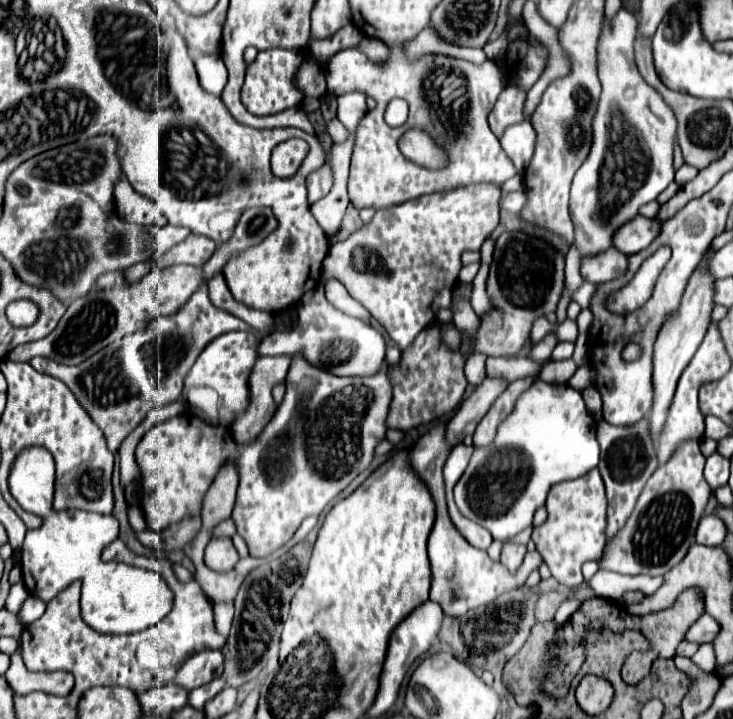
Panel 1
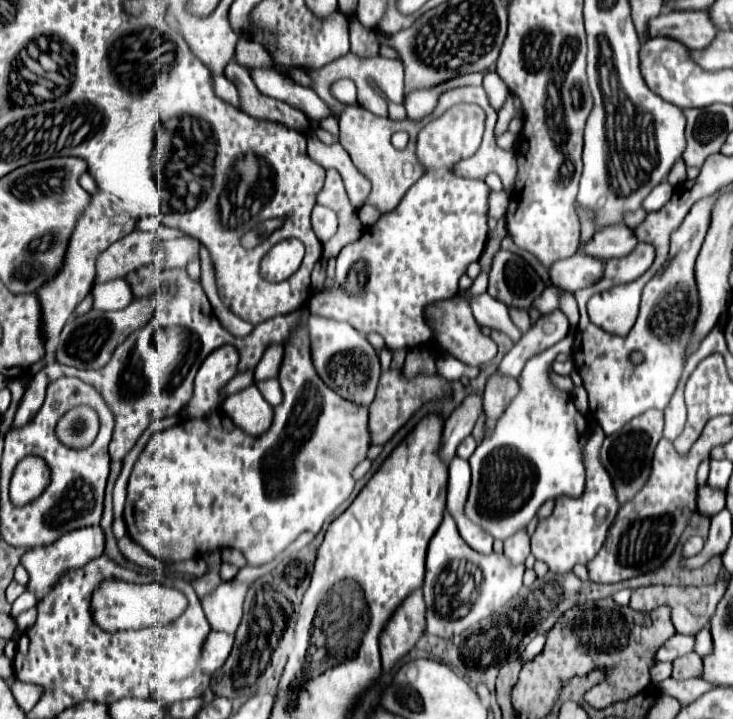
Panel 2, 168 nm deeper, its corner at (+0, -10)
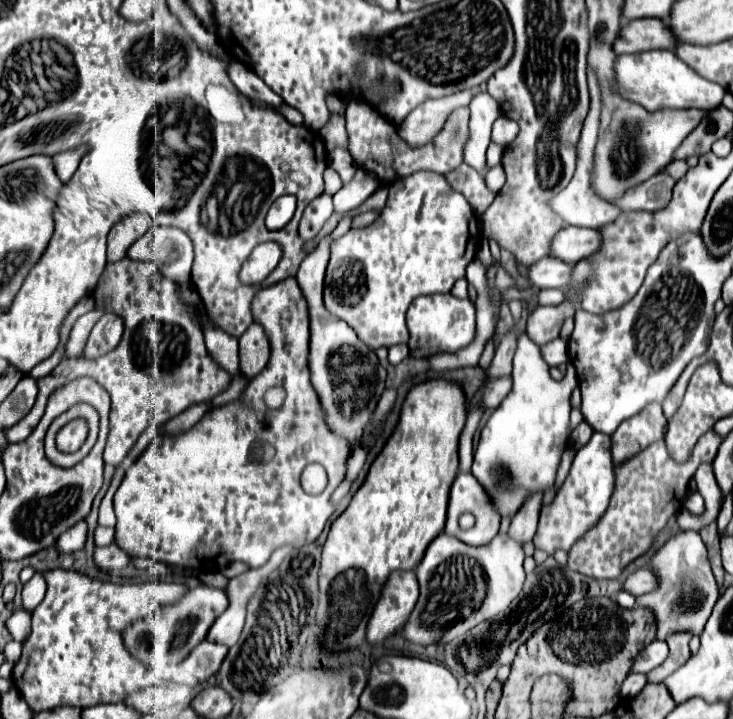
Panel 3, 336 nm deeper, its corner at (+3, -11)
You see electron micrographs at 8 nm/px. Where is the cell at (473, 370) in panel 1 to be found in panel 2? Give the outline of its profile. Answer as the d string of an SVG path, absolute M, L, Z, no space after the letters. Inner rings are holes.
M479 261L479 263L481 263L483 273L473 281L473 285L465 293L459 293L459 295L455 295L451 299L445 299L445 301L431 303L423 311L425 321L433 331L433 341L437 343L437 347L441 351L453 355L455 359L459 359L459 361L463 361L467 365L473 365L473 367L479 367L479 365L491 361L495 357L495 353L497 353L497 345L491 341L491 337L485 337L481 333L481 327L477 325L477 321L475 321L475 317L471 313L471 307L469 307L471 295L487 291L487 267L489 267L491 261Z

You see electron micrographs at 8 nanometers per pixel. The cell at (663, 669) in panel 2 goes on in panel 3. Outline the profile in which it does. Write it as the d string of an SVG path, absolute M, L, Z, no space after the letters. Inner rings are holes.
M630 674L630 676L624 680L620 694L622 694L624 698L632 698L632 696L636 696L646 684L648 684L646 674Z

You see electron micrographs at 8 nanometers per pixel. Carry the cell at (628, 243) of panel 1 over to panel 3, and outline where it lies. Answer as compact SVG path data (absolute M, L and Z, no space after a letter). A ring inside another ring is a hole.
M566 226L552 240L552 256L566 262L580 262L602 248L602 234L590 228Z

